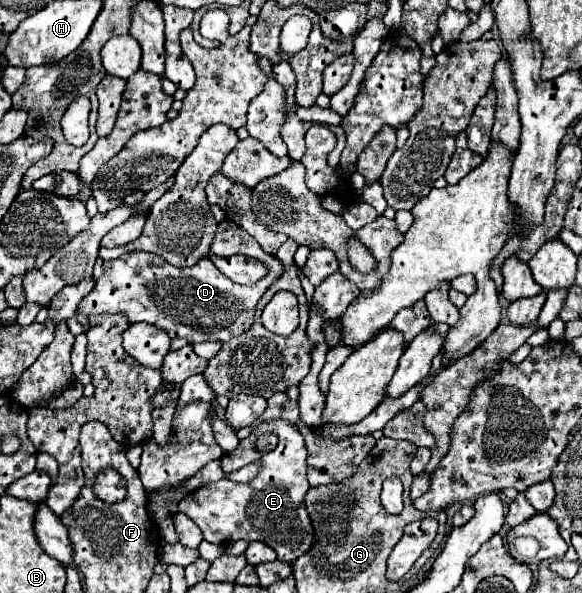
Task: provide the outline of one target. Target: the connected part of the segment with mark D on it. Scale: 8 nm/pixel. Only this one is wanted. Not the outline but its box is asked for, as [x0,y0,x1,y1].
[78,221,284,343]

